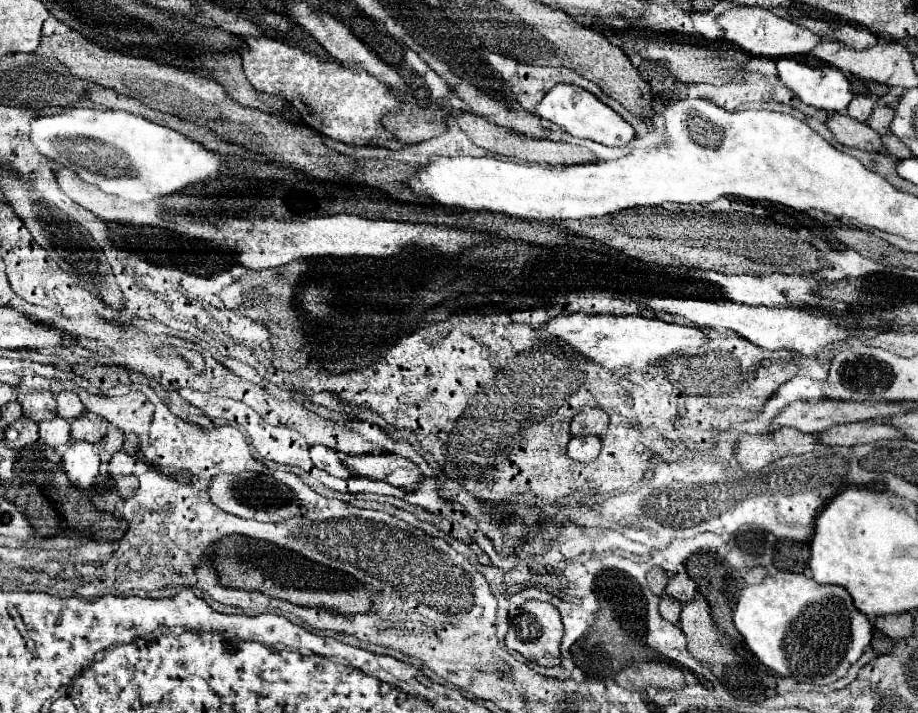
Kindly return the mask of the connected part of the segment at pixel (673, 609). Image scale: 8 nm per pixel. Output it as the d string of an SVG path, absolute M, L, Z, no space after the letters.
M665 595L661 599L661 605L659 605L659 613L663 619L671 621L671 623L677 623L679 621L679 615L681 615L681 603L669 595Z

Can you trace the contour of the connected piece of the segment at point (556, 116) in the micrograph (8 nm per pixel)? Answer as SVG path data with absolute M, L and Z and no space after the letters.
M557 83L541 99L541 103L535 107L535 113L539 117L543 117L543 119L549 119L549 121L565 127L565 131L571 133L573 137L591 139L591 141L597 141L597 143L603 143L603 145L611 145L611 147L621 147L621 145L629 143L635 137L633 127L621 115L617 115L611 107L601 103L595 95L591 95L583 87L569 85L569 83Z

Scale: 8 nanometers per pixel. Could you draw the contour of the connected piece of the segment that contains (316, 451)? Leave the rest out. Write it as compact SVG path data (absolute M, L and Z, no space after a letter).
M313 445L311 447L311 461L315 463L315 467L327 471L333 477L339 477L339 479L353 479L353 477L357 477L351 469L345 467L345 463L339 457L339 451L335 451L331 447Z

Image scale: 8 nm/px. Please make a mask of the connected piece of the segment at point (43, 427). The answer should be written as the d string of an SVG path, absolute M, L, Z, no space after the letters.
M55 415L53 419L47 419L47 421L39 423L39 435L51 447L67 445L69 439L71 439L71 425L69 425L67 419Z

